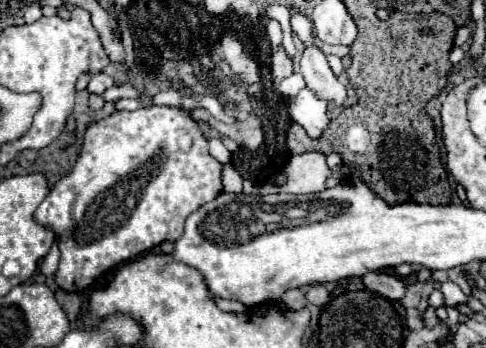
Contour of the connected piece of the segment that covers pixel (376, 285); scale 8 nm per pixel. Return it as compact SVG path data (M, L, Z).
M369 271L367 275L363 275L363 283L369 291L379 293L391 301L401 301L407 291L407 285L399 277L381 271Z

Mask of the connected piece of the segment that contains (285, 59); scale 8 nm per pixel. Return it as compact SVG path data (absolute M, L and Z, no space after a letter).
M283 45L271 57L271 73L273 73L273 81L275 83L281 81L283 77L289 77L293 73L293 59L287 55Z

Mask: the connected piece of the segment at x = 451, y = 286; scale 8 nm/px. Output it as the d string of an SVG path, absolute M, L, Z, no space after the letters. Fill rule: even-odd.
M441 283L441 293L445 297L445 305L459 305L459 303L467 303L467 295L455 285L455 283Z

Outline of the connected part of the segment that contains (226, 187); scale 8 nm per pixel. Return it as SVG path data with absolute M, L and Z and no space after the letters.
M225 165L223 167L223 173L221 173L221 181L223 181L223 191L225 193L235 193L239 195L241 193L241 175L231 167L231 165Z

